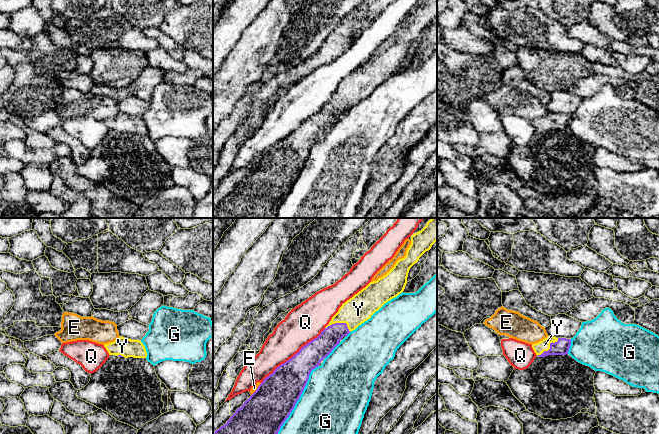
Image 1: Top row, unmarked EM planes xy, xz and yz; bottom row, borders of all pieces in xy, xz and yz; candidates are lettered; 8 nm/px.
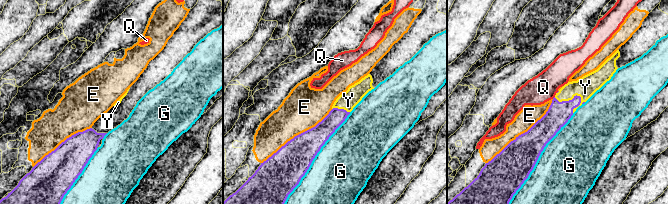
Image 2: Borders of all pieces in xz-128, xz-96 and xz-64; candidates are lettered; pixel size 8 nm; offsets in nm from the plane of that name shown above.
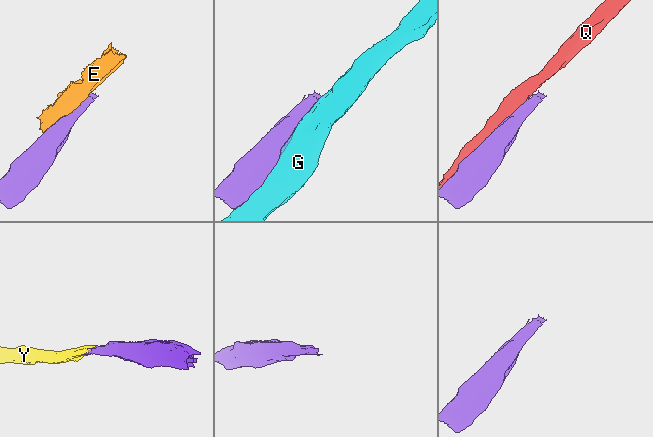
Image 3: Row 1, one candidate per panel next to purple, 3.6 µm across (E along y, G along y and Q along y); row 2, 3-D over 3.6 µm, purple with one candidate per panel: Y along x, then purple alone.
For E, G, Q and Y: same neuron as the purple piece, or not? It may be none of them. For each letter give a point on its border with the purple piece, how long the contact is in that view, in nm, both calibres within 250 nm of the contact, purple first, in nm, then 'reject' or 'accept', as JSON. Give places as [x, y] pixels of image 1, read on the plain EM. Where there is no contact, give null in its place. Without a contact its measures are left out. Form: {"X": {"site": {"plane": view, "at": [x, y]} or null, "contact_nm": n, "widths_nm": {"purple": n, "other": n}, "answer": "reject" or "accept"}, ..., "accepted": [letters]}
{"E": {"site": {"plane": "xz", "at": [257, 165]}, "contact_nm": 130, "widths_nm": {"purple": 360, "other": 50}, "answer": "reject"}, "G": {"site": {"plane": "xz", "at": [296, 178]}, "contact_nm": 700, "widths_nm": {"purple": 340, "other": 500}, "answer": "reject"}, "Q": {"site": {"plane": "xz", "at": [293, 132]}, "contact_nm": 700, "widths_nm": {"purple": 300, "other": 280}, "answer": "reject"}, "Y": {"site": {"plane": "xz", "at": [339, 99]}, "contact_nm": 220, "widths_nm": {"purple": 170, "other": 220}, "answer": "accept"}, "accepted": ["Y"]}

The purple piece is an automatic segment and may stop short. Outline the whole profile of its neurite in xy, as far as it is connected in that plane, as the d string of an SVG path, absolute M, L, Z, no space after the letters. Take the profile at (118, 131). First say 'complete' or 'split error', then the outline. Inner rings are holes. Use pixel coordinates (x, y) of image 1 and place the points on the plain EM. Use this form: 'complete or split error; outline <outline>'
split error; outline M119 113L114 118L104 120L109 131L119 133L134 133L146 134L147 128L143 119L139 116L131 116L124 113Z

